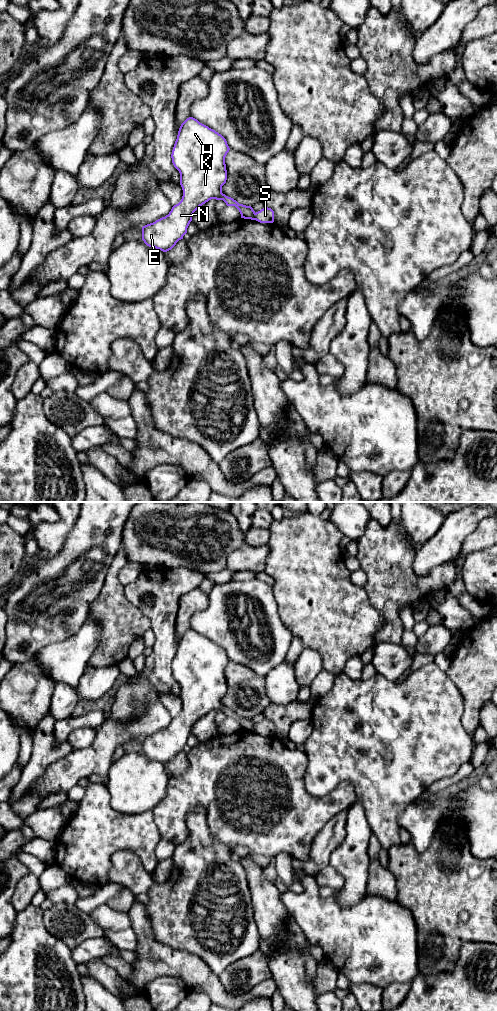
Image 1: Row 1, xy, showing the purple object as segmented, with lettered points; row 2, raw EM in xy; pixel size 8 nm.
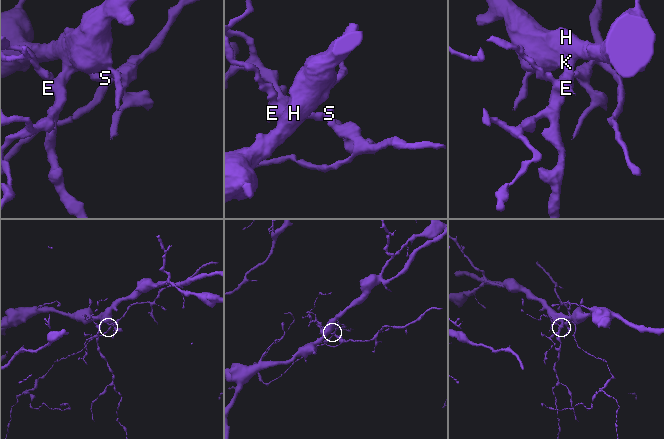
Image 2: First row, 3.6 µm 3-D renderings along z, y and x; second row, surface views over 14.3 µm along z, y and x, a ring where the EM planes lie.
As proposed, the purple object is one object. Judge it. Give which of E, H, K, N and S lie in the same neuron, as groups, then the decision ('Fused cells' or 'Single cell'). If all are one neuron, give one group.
Groups: E H K N / S. Fused cells

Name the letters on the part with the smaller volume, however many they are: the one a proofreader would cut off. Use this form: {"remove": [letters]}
{"remove": ["S"]}

